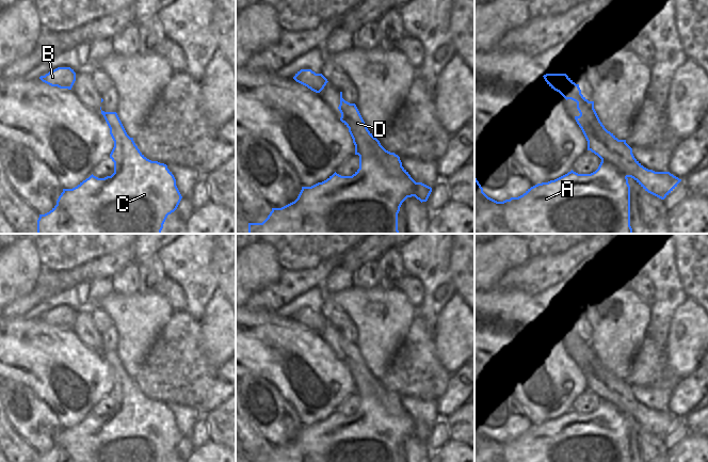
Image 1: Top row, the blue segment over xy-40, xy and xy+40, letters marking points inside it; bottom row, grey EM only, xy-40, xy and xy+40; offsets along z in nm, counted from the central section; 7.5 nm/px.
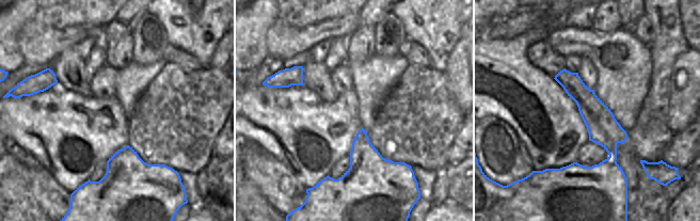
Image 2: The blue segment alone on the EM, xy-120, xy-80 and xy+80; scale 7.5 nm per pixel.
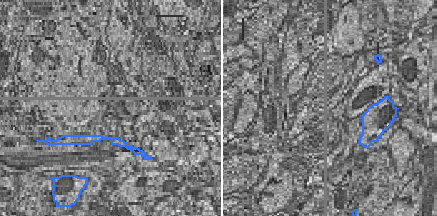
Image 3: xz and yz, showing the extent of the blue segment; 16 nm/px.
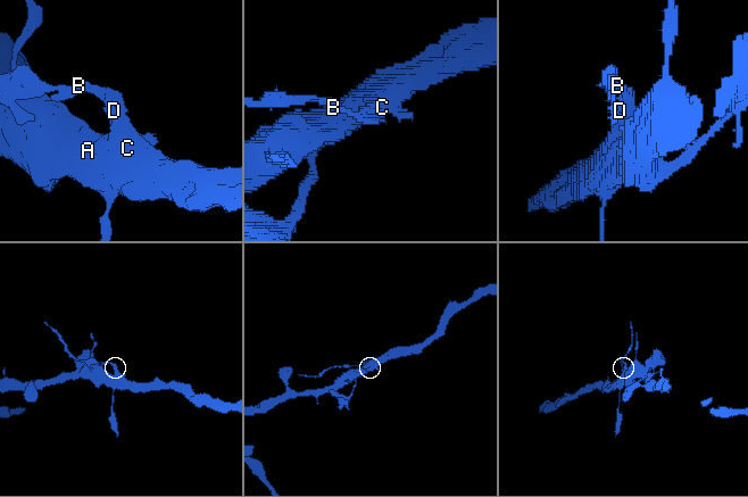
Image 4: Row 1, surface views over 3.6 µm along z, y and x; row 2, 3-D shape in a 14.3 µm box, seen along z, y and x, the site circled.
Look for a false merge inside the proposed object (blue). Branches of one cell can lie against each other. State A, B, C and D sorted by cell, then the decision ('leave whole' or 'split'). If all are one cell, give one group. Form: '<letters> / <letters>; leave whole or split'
A C D / B; split

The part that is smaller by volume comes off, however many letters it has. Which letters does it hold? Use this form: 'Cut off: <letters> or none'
Cut off: B

